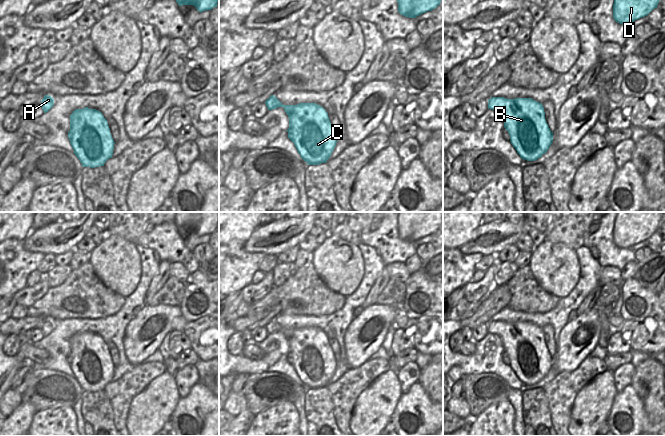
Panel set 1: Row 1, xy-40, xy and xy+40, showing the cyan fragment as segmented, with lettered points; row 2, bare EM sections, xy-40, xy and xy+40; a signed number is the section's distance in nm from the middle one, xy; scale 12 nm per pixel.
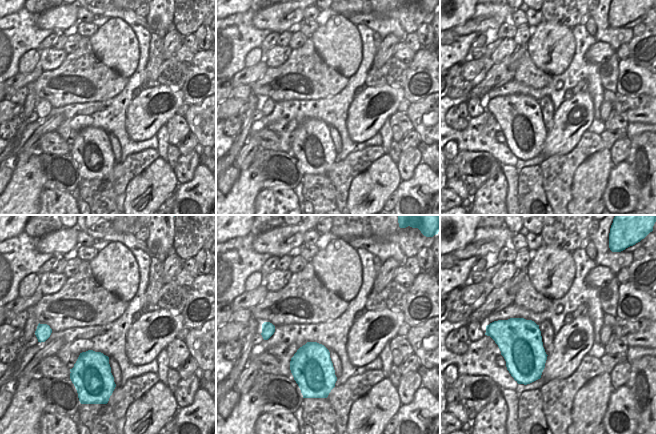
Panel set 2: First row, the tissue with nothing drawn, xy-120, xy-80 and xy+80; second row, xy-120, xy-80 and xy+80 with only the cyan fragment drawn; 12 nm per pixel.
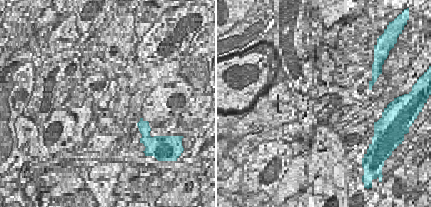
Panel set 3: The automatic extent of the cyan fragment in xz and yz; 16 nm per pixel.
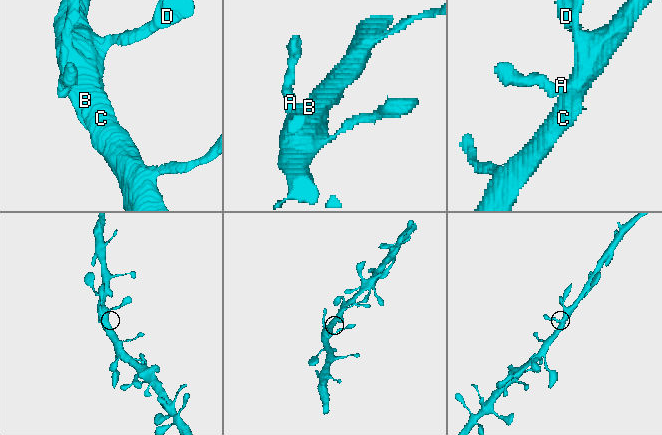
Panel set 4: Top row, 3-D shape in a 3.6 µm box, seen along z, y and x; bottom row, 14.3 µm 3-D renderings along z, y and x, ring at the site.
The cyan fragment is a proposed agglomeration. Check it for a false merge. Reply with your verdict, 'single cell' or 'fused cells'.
single cell

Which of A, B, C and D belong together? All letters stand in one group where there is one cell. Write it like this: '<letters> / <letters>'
A B C D

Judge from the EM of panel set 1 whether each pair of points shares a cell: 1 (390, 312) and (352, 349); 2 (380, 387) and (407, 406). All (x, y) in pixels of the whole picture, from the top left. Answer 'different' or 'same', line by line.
1: same
2: different

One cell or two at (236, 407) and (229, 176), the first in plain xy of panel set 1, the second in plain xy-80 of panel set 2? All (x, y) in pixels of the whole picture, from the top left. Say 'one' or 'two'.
one

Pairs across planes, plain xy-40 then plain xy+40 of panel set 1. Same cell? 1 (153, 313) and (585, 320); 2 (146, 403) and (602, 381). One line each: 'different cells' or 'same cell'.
1: same cell
2: same cell

